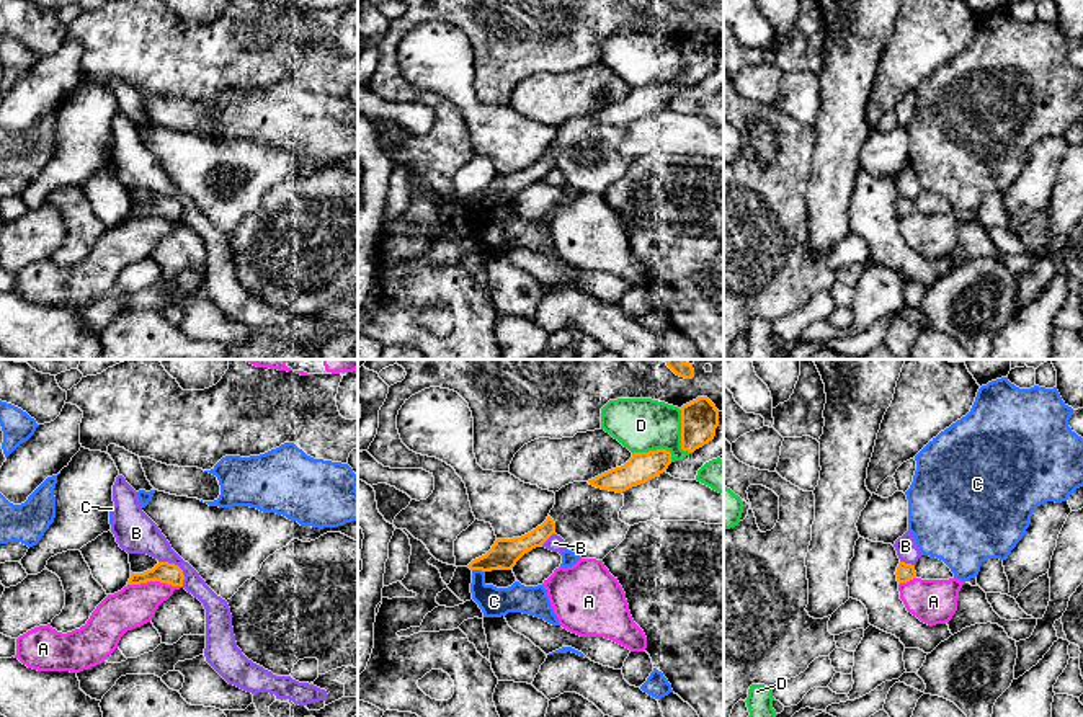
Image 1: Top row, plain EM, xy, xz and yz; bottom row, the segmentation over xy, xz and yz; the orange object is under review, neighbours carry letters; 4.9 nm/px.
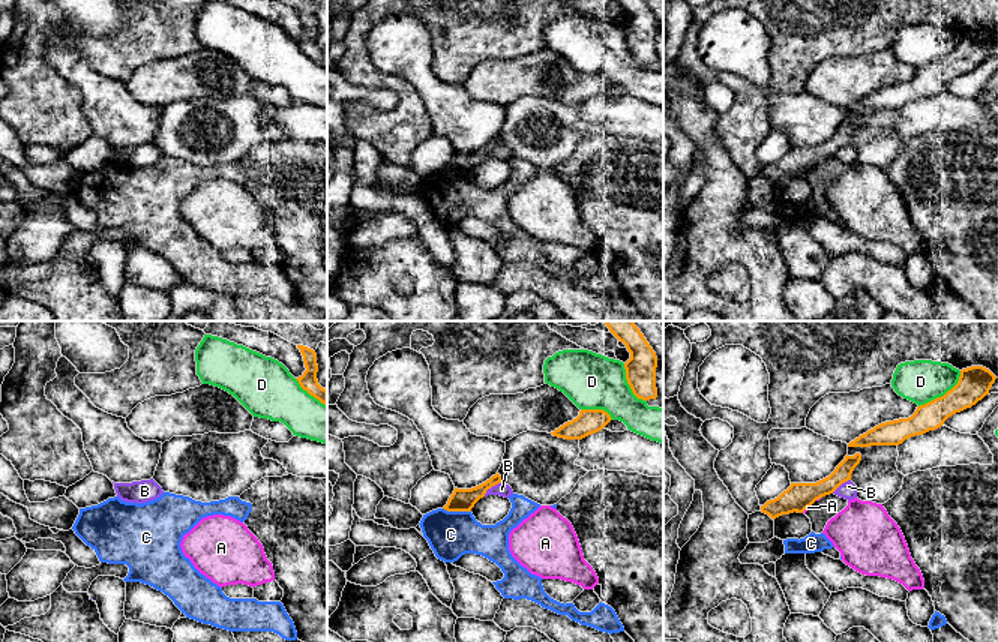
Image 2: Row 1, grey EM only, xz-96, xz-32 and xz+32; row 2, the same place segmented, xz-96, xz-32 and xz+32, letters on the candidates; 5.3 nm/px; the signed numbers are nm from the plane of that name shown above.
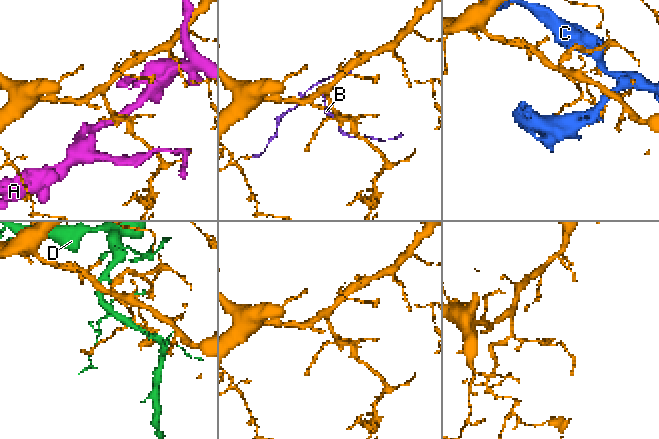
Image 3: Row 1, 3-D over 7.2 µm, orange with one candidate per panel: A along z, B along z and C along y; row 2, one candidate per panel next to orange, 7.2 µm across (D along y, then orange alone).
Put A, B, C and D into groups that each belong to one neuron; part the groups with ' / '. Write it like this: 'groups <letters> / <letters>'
groups A / B / C / D

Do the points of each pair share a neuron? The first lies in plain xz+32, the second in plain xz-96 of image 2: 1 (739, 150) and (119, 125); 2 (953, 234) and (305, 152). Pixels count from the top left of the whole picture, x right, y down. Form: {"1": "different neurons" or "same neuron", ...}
{"1": "different neurons", "2": "same neuron"}

